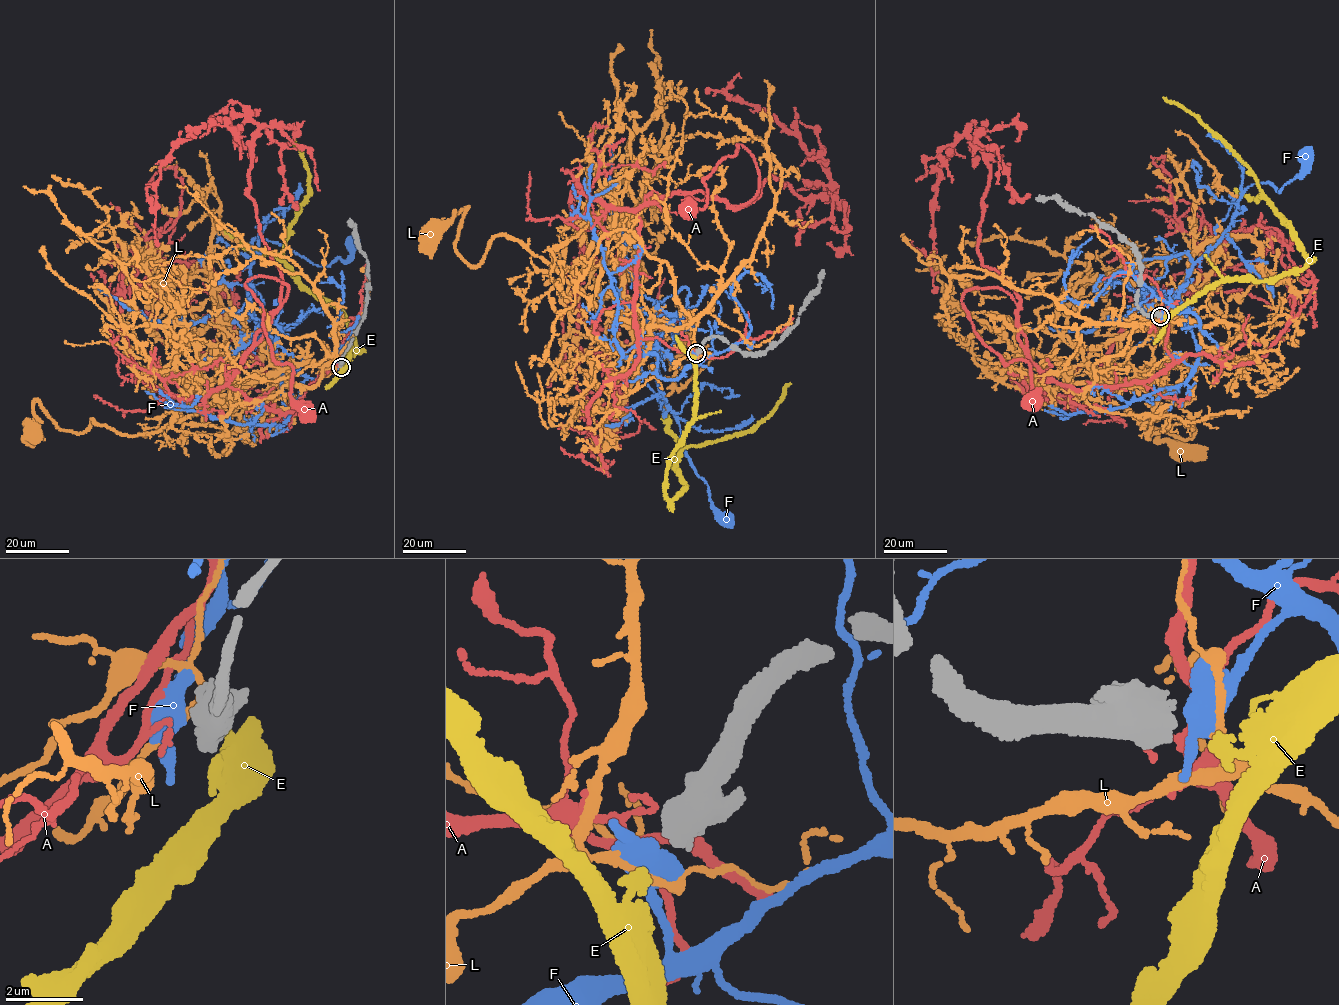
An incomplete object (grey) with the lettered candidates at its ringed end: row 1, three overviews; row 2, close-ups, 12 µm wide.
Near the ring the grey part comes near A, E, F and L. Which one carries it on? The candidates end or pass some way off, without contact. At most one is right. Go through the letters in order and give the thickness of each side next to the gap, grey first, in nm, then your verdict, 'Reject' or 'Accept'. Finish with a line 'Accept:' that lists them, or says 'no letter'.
A: Thickness 550 nm (grey) against 170 nm. Reject
E: Thickness 550 nm (grey) against 280 nm. Accept
F: Thickness 550 nm (grey) against 400 nm. Reject
L: Thickness 550 nm (grey) against 190 nm. Reject
Accept: E

